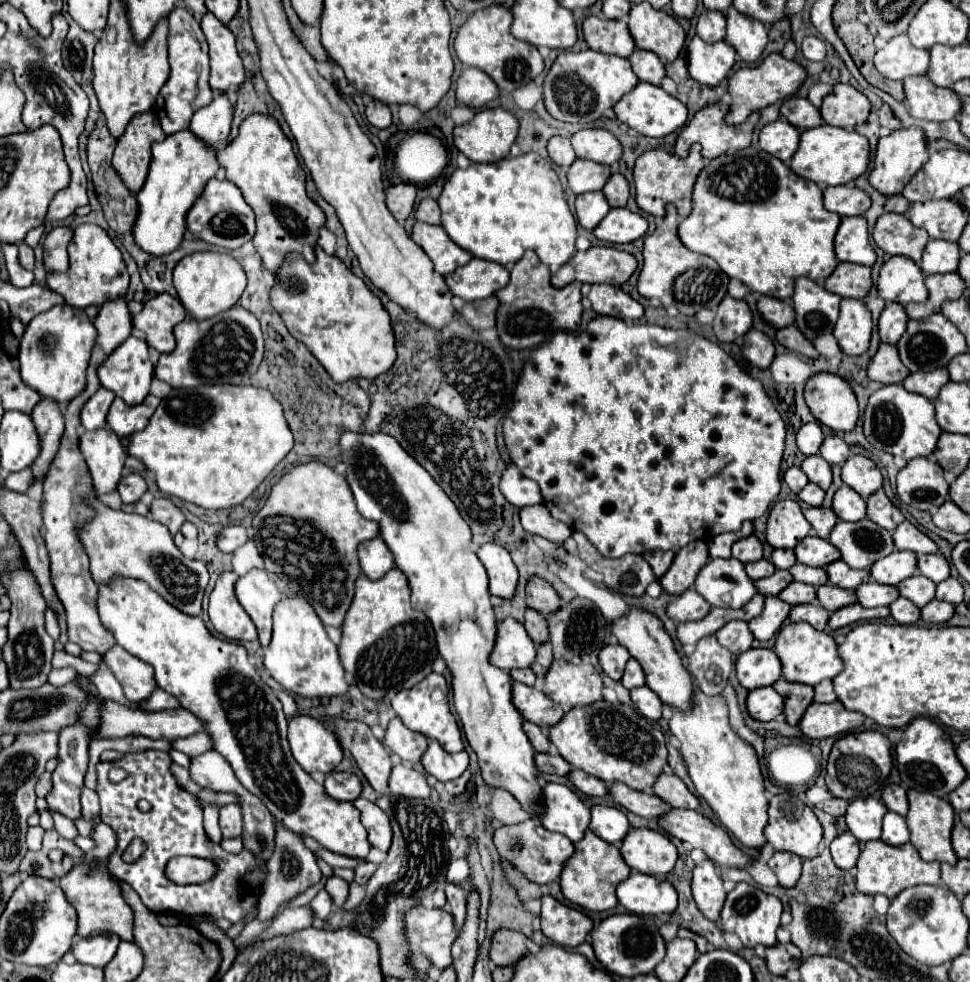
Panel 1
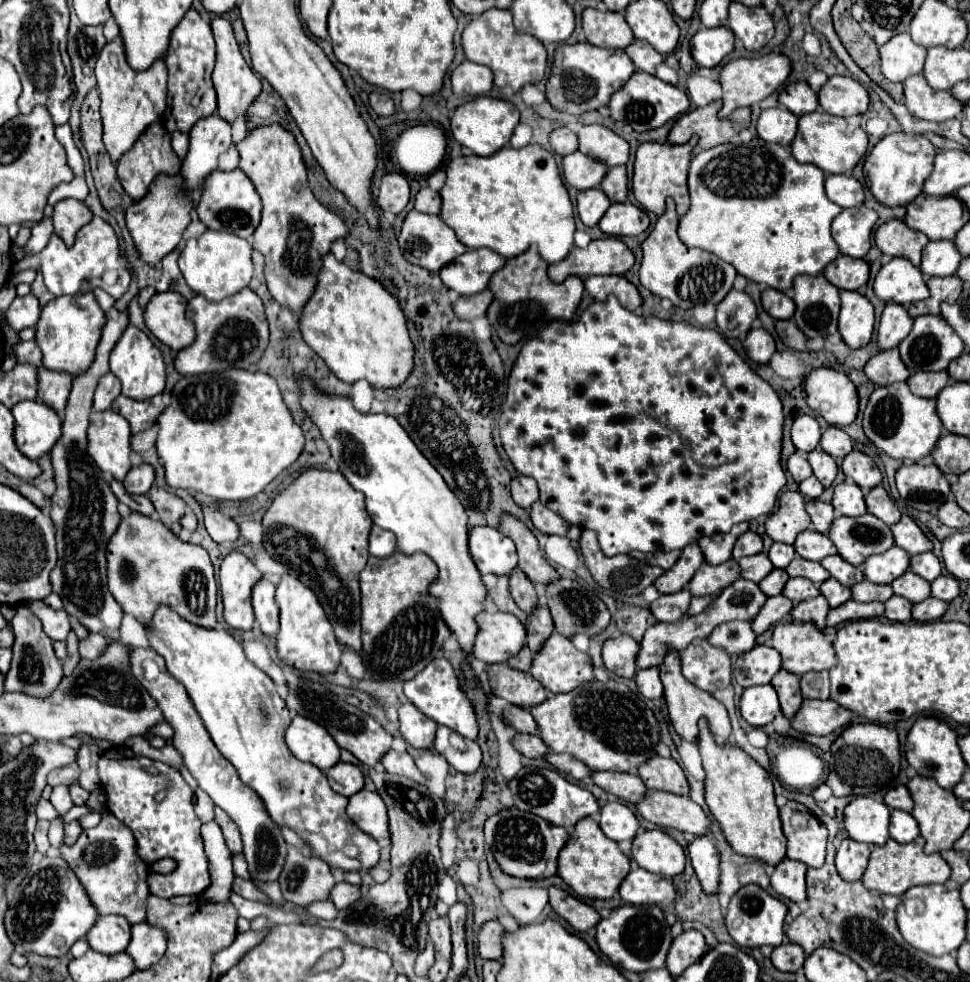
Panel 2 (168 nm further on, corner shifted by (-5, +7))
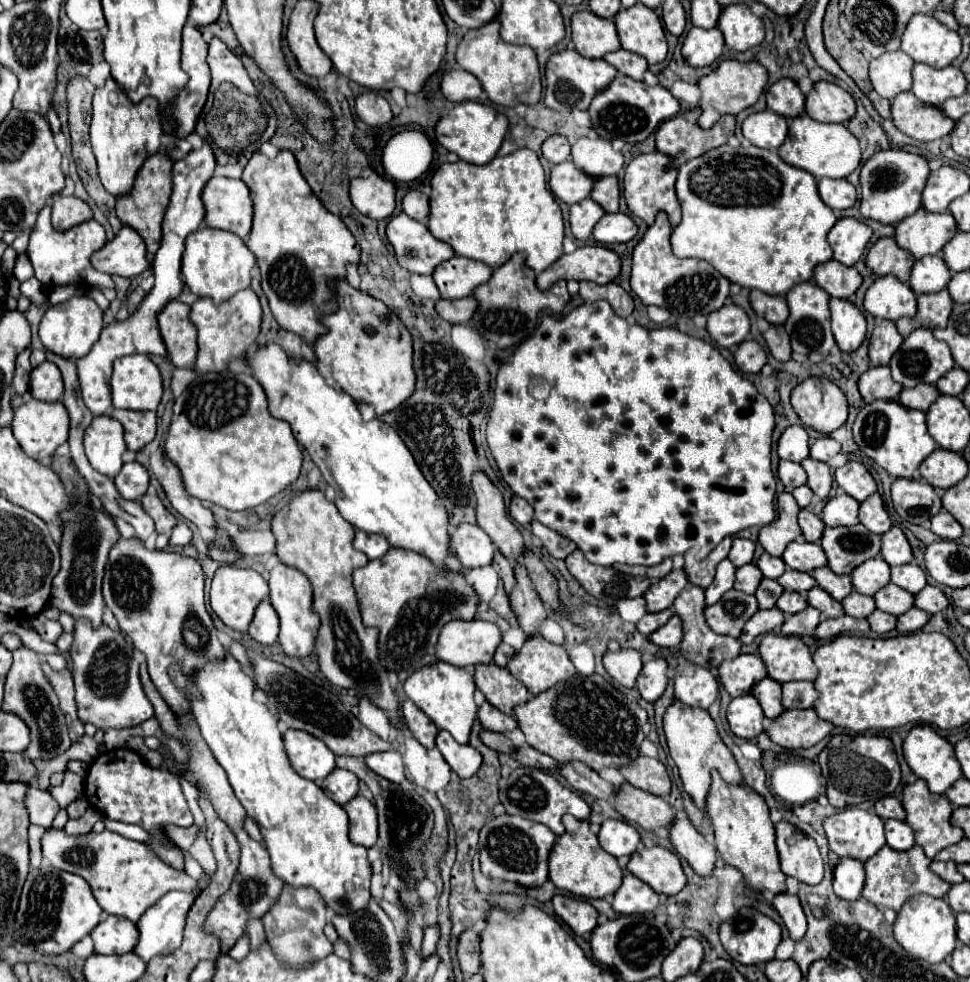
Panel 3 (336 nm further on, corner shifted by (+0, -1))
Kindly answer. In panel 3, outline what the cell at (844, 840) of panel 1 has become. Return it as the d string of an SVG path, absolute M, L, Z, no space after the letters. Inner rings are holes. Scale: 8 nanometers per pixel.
M841 858L835 866L833 888L835 894L843 900L857 900L865 884L865 868L859 860Z

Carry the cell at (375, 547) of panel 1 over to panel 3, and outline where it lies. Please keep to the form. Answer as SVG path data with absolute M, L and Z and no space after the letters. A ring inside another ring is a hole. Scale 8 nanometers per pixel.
M355 530L353 548L355 548L355 550L361 550L369 560L375 560L375 558L381 558L381 556L387 554L389 544L387 544L385 536L379 536L379 534L367 534L367 532Z

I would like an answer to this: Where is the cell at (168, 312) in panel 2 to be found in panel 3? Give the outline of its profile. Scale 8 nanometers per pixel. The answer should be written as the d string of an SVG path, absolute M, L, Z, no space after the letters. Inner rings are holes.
M173 300L159 314L159 328L169 352L169 360L177 368L193 368L197 358L197 328L189 320L191 306Z

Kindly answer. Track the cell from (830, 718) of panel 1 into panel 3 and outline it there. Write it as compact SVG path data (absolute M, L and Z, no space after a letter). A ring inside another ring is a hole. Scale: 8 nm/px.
M813 708L809 710L785 710L781 716L773 720L773 724L765 730L771 742L787 748L811 748L823 738L827 738L833 730L833 724L823 722Z

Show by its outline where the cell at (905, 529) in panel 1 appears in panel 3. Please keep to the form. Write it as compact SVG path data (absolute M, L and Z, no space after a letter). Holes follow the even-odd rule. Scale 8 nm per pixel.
M893 526L889 532L881 536L881 558L889 566L901 566L913 560L911 546L899 526Z

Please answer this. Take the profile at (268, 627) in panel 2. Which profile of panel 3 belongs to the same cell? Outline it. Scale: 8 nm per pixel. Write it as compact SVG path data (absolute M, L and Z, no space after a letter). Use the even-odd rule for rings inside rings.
M263 600L257 606L255 618L249 626L249 634L251 638L255 638L259 644L275 644L277 636L279 636L279 618L277 612L273 610L273 606L269 604L269 600Z

